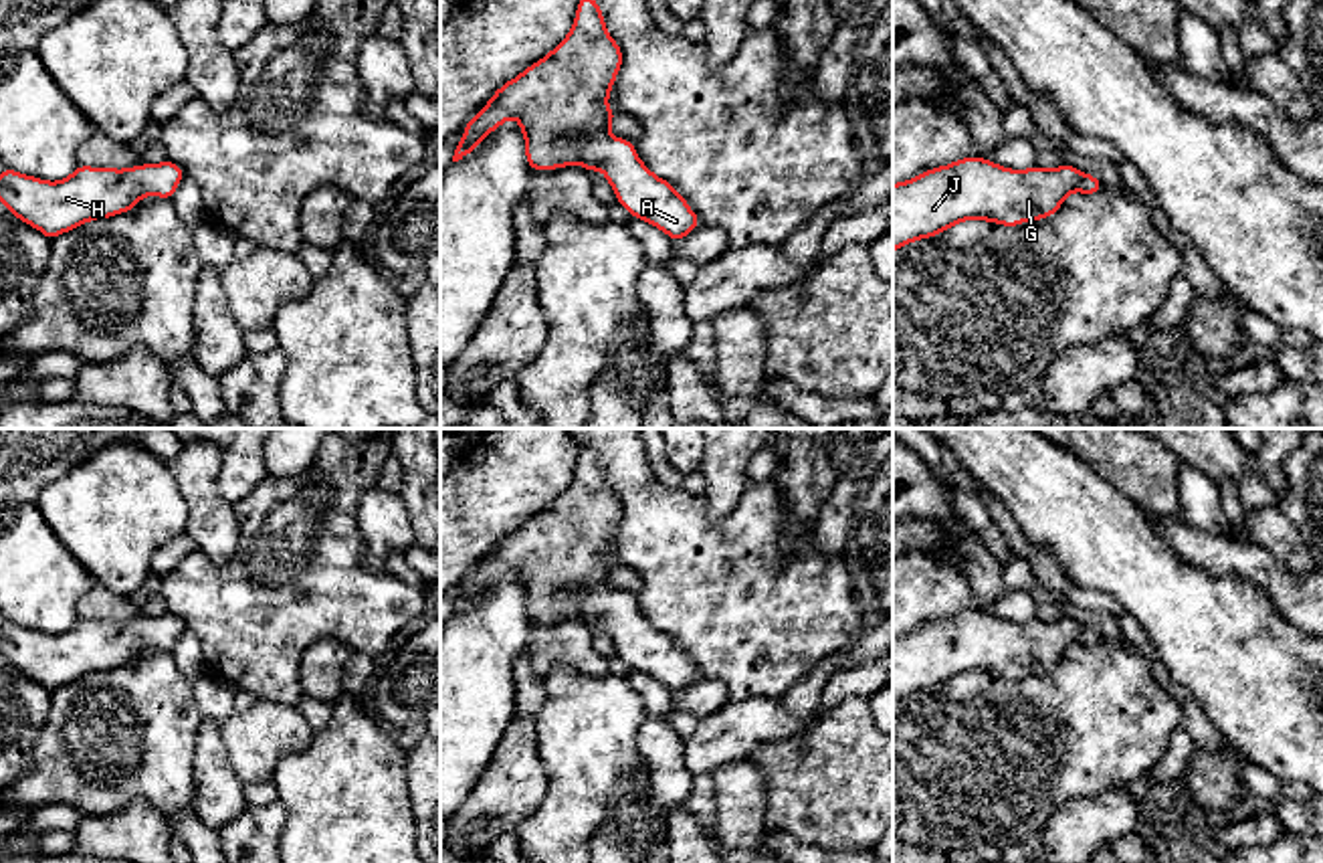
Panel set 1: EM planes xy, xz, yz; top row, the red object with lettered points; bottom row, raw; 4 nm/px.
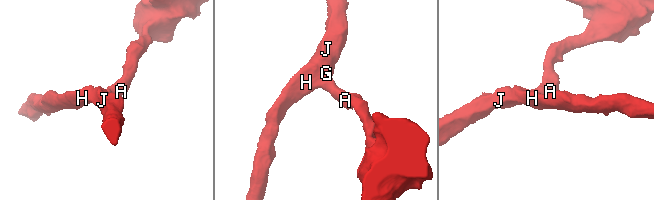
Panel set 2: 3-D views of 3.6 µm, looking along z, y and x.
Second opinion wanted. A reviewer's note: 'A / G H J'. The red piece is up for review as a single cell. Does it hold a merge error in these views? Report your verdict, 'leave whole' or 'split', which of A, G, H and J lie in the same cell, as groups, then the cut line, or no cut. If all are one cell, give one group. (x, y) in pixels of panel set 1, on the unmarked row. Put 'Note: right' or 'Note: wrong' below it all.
leave whole; A G H J; no cut
Note: wrong

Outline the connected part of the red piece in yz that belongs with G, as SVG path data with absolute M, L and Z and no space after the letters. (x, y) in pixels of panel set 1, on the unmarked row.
M961 610L893 637L893 705L961 673L1004 679L1042 673L1054 667L1073 643L1095 647L1101 641L1099 631L1066 616L1018 625L984 610Z

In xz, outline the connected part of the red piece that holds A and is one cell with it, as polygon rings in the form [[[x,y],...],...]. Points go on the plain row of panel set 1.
[[[580,449],[570,487],[497,542],[485,562],[465,576],[452,614],[515,570],[525,588],[529,622],[580,616],[592,627],[600,620],[630,669],[654,677],[671,693],[685,691],[701,677],[699,669],[640,614],[634,596],[610,588],[618,566],[606,554],[620,519],[622,503],[606,485],[598,455]]]

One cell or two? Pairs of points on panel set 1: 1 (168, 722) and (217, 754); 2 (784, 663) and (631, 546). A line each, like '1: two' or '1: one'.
1: two
2: one

